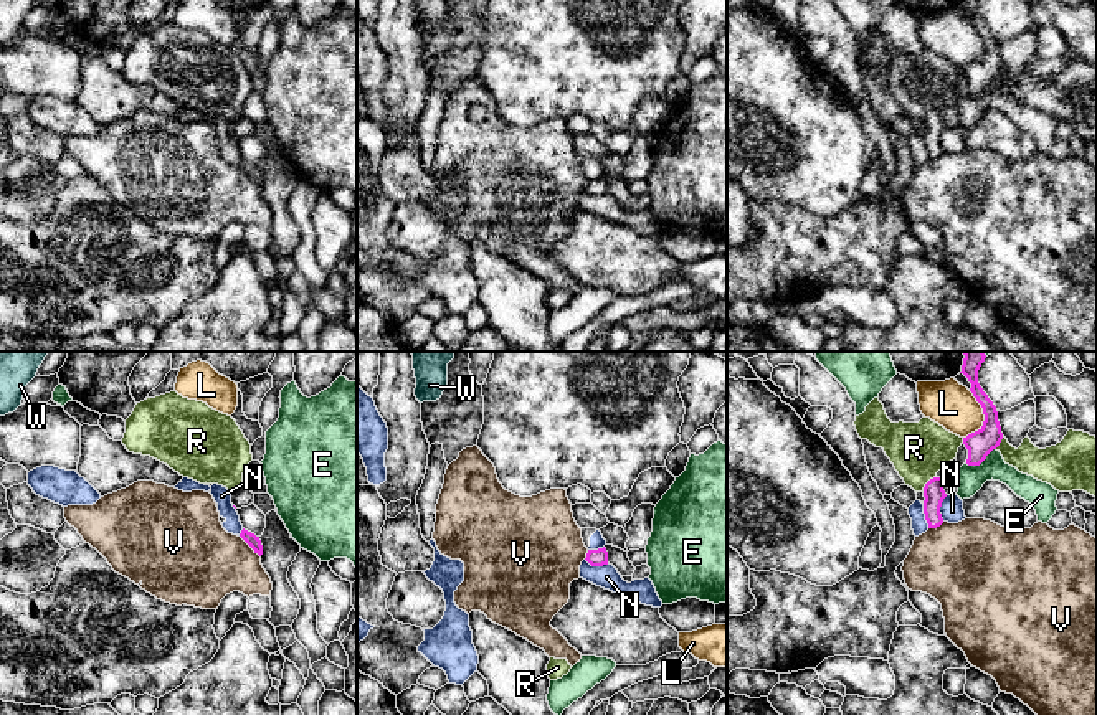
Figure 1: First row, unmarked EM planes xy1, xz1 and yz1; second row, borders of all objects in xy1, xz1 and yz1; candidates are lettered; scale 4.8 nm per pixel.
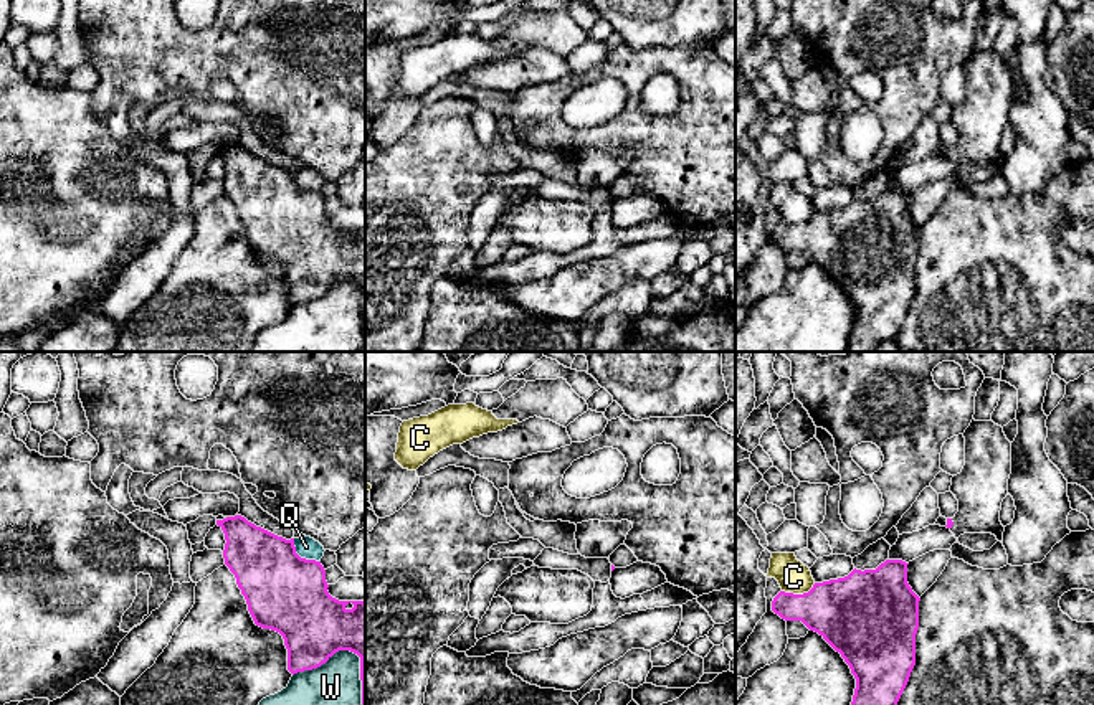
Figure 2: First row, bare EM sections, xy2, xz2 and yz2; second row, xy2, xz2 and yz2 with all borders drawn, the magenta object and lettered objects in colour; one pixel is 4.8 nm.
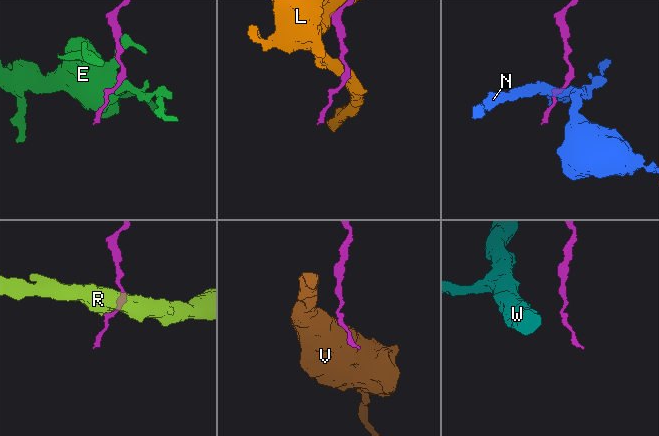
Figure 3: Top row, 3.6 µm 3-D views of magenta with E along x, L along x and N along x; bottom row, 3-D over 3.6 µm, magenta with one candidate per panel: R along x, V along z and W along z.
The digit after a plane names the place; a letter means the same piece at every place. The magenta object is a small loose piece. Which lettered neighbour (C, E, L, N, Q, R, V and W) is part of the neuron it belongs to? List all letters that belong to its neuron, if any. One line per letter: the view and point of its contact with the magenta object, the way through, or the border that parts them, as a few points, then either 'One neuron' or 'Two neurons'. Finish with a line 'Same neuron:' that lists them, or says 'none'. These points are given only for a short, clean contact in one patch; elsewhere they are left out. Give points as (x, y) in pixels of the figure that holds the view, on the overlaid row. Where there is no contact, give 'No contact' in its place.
C: Touches magenta at yz2 (799, 595). Two neurons
E: Touches magenta at yz1 (980, 463). Two neurons
L: Touches magenta at yz1 (985, 416). Two neurons
N: Touches magenta at yz1 (939, 509). Boundary: yz1 (947, 496), (940, 506), (942, 520). Two neurons
Q: Touches magenta at xy2 (299, 557). Two neurons
R: Touches magenta at yz1 (927, 482). Two neurons
V: Touches magenta at xy1 (250, 545). Boundary: xy1 (240, 535), (260, 557). Two neurons
W: Touches magenta at xy2 (349, 649). Two neurons
Same neuron: none

